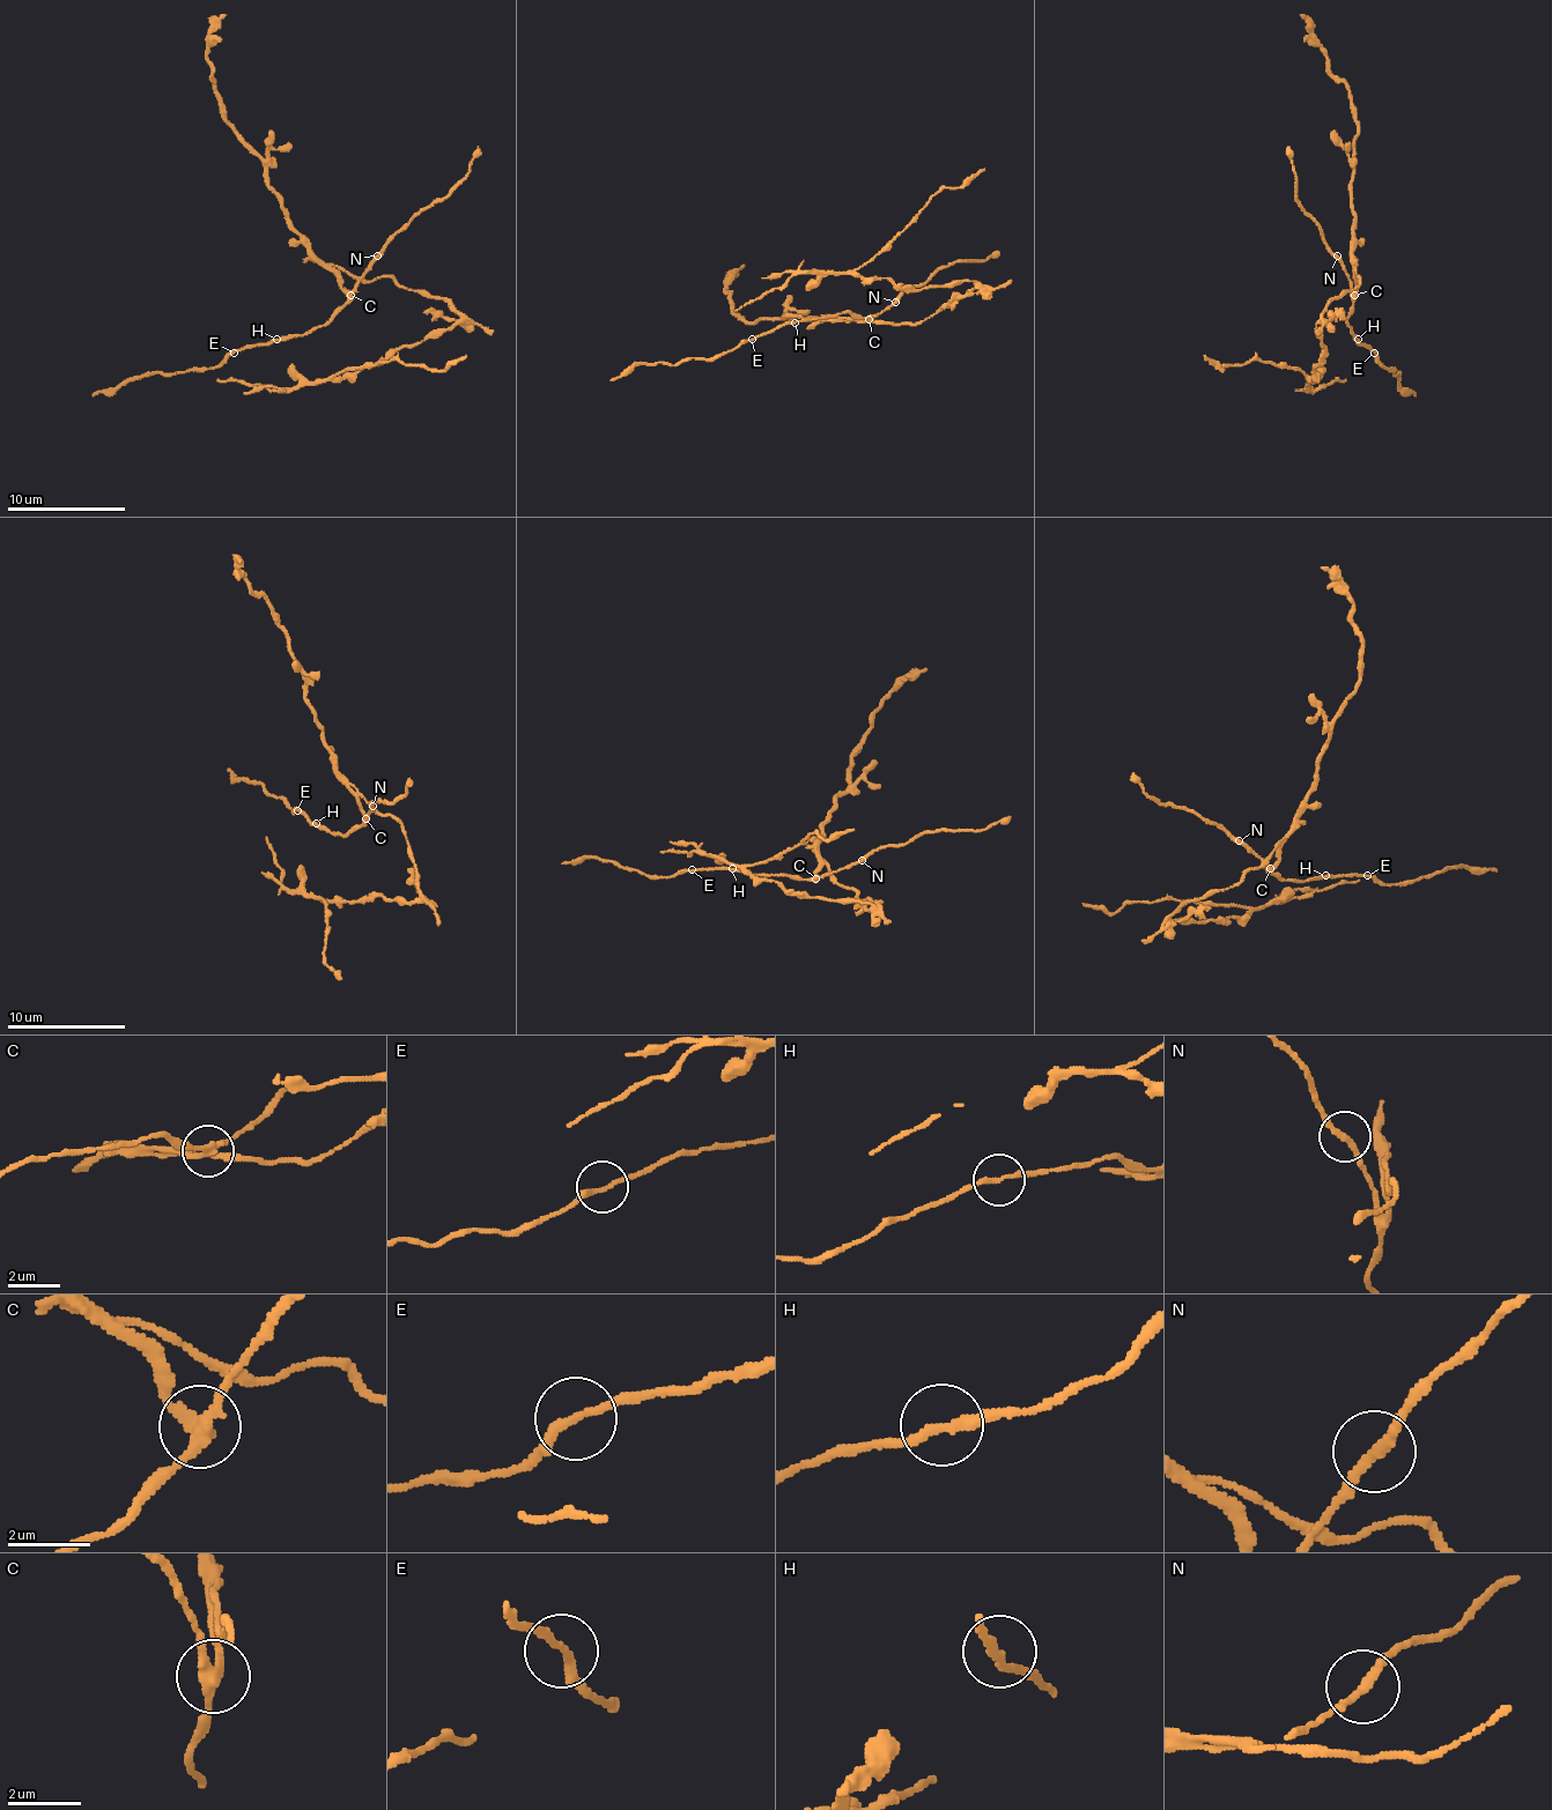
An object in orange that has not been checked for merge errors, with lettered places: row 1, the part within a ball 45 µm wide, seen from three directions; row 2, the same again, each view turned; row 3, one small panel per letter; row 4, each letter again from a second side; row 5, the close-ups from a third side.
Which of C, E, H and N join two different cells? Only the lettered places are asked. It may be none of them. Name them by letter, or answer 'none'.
C

